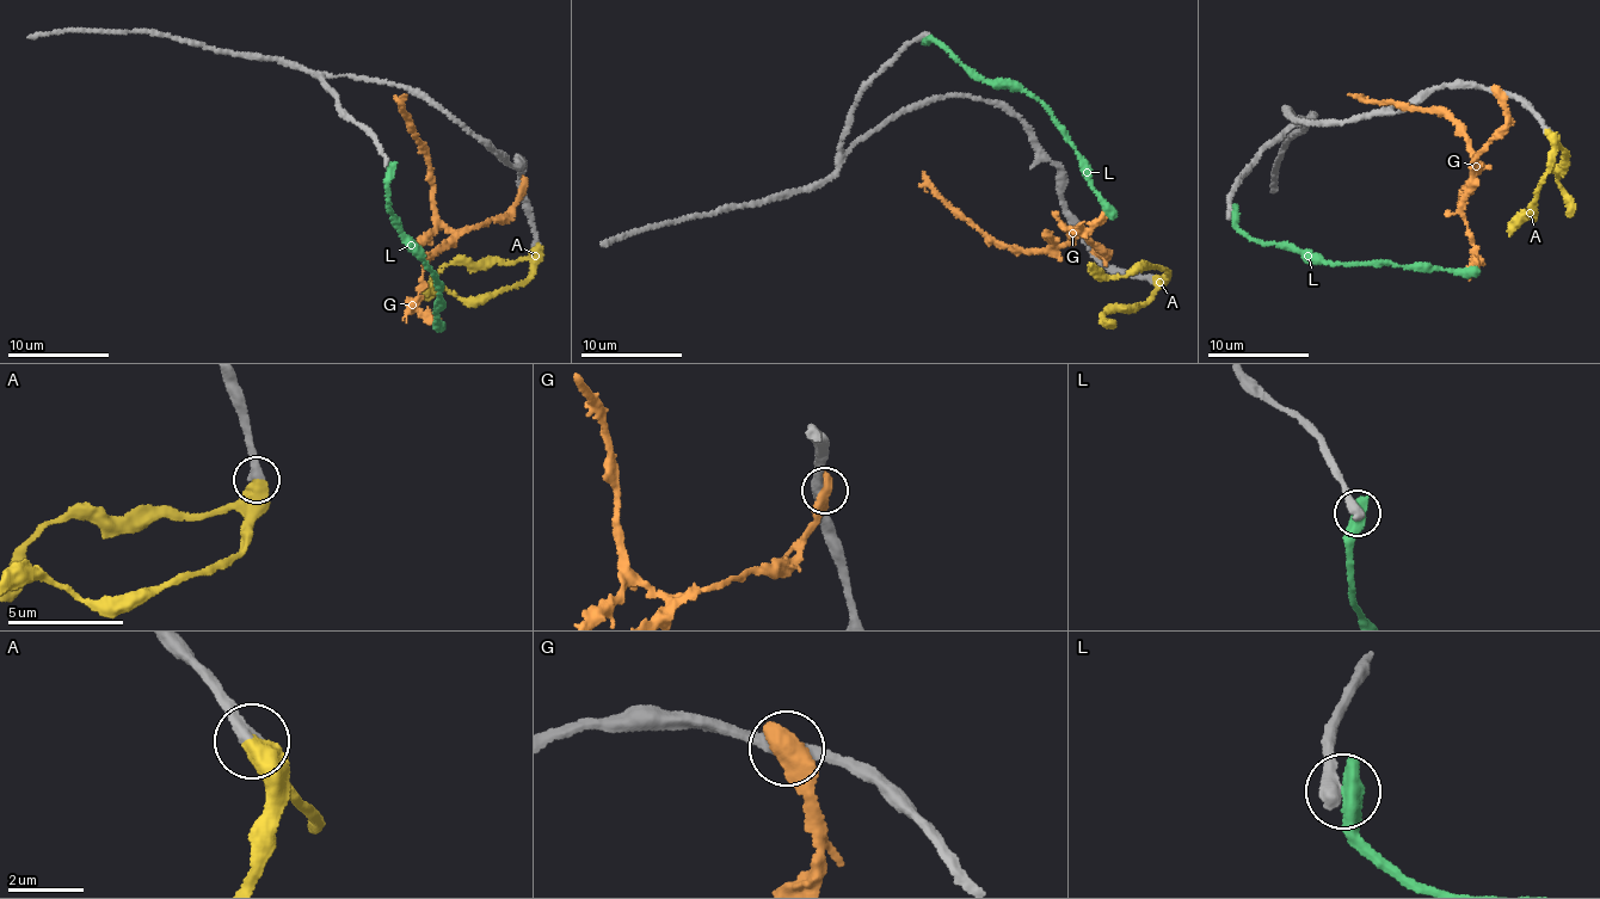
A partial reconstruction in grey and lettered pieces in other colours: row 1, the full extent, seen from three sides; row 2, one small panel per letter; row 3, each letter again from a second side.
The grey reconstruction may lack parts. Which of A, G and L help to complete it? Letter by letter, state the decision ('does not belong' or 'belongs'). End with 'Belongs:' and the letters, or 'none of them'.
A: belongs
G: does not belong
L: does not belong
Belongs: A

